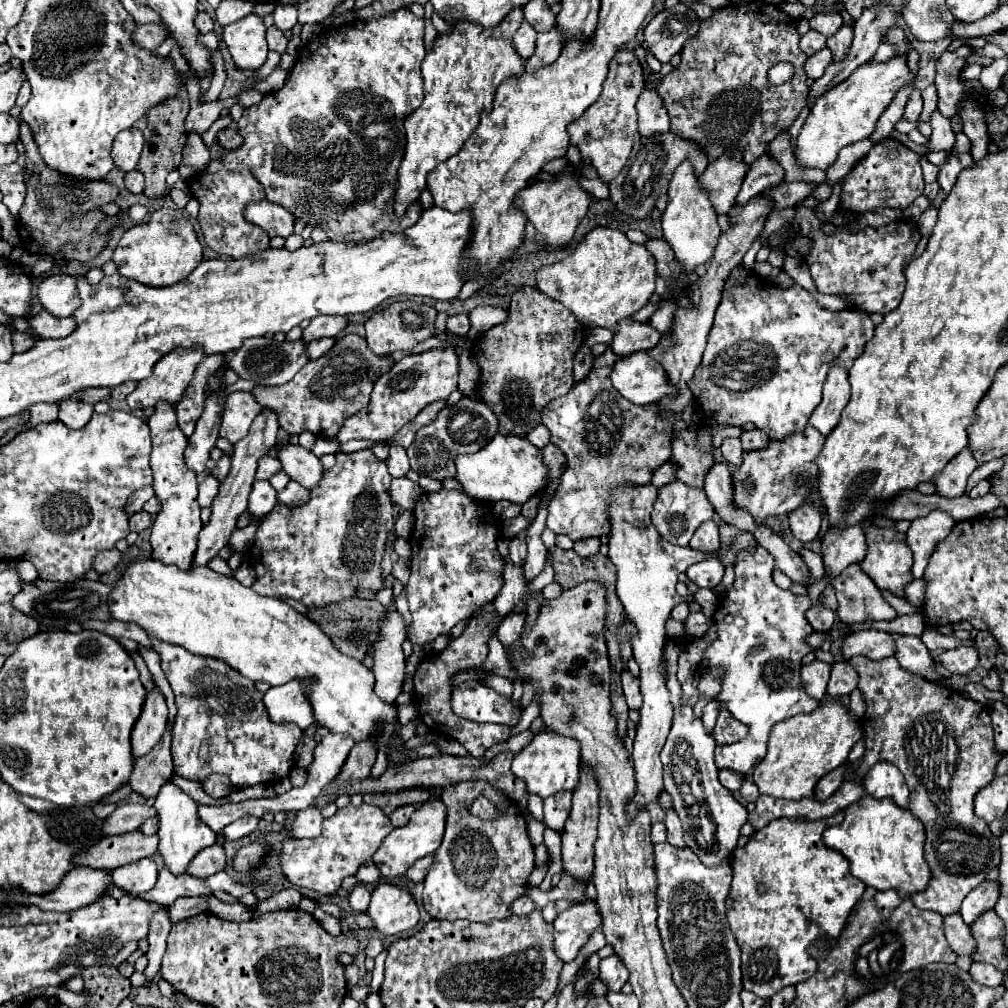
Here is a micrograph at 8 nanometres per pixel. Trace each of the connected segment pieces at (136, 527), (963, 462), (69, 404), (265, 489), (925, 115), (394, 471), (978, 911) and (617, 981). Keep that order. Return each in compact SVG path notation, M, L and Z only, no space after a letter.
M138 511L134 515L130 515L130 531L144 531L148 529L148 525L152 523L152 515L146 511Z
M964 447L960 455L956 455L944 469L944 473L940 473L940 477L936 477L934 485L938 489L940 495L944 497L956 497L962 495L966 489L966 479L972 475L972 471L978 467L978 461L972 455L970 447Z
M68 399L68 401L60 403L58 419L70 429L80 429L80 427L84 427L90 421L92 413L94 413L94 409L92 409L90 403Z
M254 481L252 493L250 493L250 503L248 503L248 513L252 517L264 517L276 507L276 491L268 481Z
M934 84L928 86L923 92L923 111L918 121L929 122L930 116L937 109L938 95Z
M392 445L390 447L390 457L388 457L386 465L388 465L388 471L390 471L392 477L404 477L410 471L406 449L402 449L398 445Z
M986 881L984 885L978 885L978 889L968 893L968 897L964 899L964 905L960 909L960 915L966 921L966 925L972 925L982 913L994 909L994 905L998 901L998 891L1000 891L998 883Z
M610 955L600 961L600 977L610 991L620 991L622 985L628 981L628 969L616 955Z

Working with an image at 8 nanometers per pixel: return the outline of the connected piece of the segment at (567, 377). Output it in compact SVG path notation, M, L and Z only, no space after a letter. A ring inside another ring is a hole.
M524 287L512 295L506 323L486 331L474 345L474 359L482 371L478 397L498 417L502 435L526 437L540 425L544 405L572 389L572 361L582 341L580 321L540 289Z

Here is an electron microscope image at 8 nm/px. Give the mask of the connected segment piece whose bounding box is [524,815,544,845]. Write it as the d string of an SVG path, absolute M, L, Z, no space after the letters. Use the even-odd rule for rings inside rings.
M524 815L524 819L528 821L528 835L530 835L532 843L534 843L534 845L542 843L542 831L544 831L544 825L542 825L540 821L536 821L536 819L532 819L532 817L528 817L528 815Z

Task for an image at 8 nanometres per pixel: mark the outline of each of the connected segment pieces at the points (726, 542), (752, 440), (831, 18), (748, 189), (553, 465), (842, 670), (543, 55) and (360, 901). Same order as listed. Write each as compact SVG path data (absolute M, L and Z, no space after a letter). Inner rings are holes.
M714 515L714 521L720 527L720 537L722 537L720 563L724 567L736 565L740 551L750 551L752 553L752 549L758 547L758 541L754 539L754 535L750 531L744 531L744 529L728 525L726 521L720 519L720 515Z
M752 429L752 431L746 431L740 435L740 441L742 441L742 447L744 451L752 451L752 449L762 449L766 443L768 443L768 435L760 429Z
M822 11L822 13L816 13L812 19L810 19L810 29L830 37L834 35L840 27L842 27L842 17L840 13L834 13L834 11Z
M764 153L760 159L756 159L756 163L750 165L750 171L736 197L736 203L742 205L744 201L752 199L756 193L762 193L764 189L780 183L782 179L784 179L784 169L776 161L772 161L768 153Z
M548 443L548 445L542 449L542 453L544 453L544 457L546 457L546 461L548 461L548 467L550 467L550 473L552 473L550 481L558 479L558 477L564 473L564 463L566 463L562 449L558 449L554 443Z
M838 661L832 665L832 675L828 681L828 695L830 697L844 697L850 695L858 685L858 673L848 661Z
M554 25L546 33L538 33L536 53L526 61L526 71L532 71L532 69L538 69L540 65L548 65L556 61L556 57L562 51L562 43L564 43L564 35L560 33L558 25Z
M356 885L352 891L350 891L350 907L352 911L356 913L364 913L370 905L370 891L364 887L364 885Z

